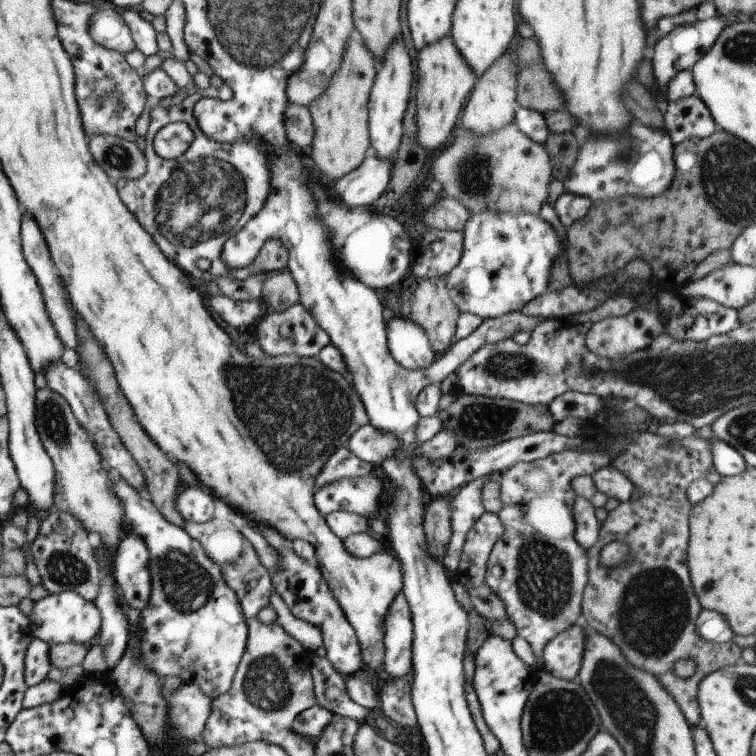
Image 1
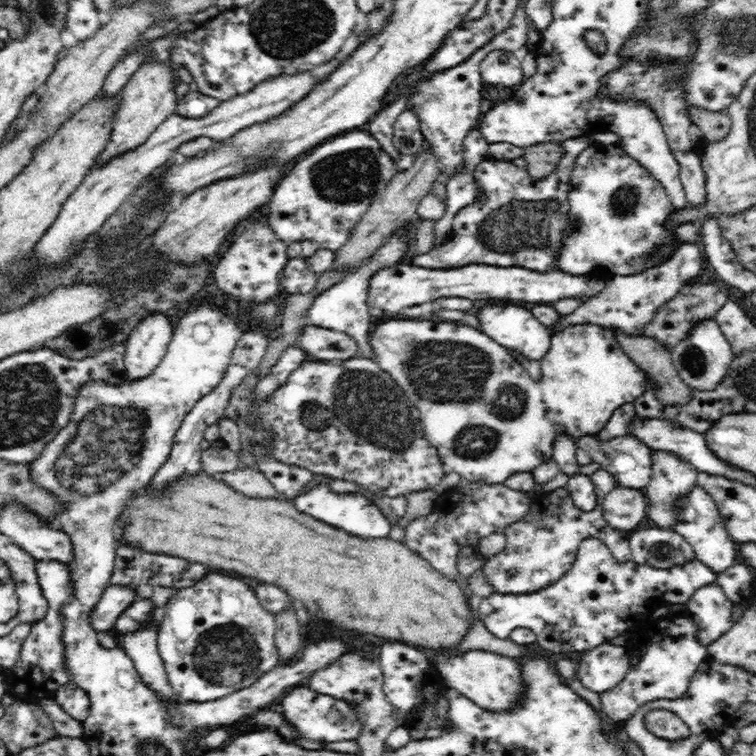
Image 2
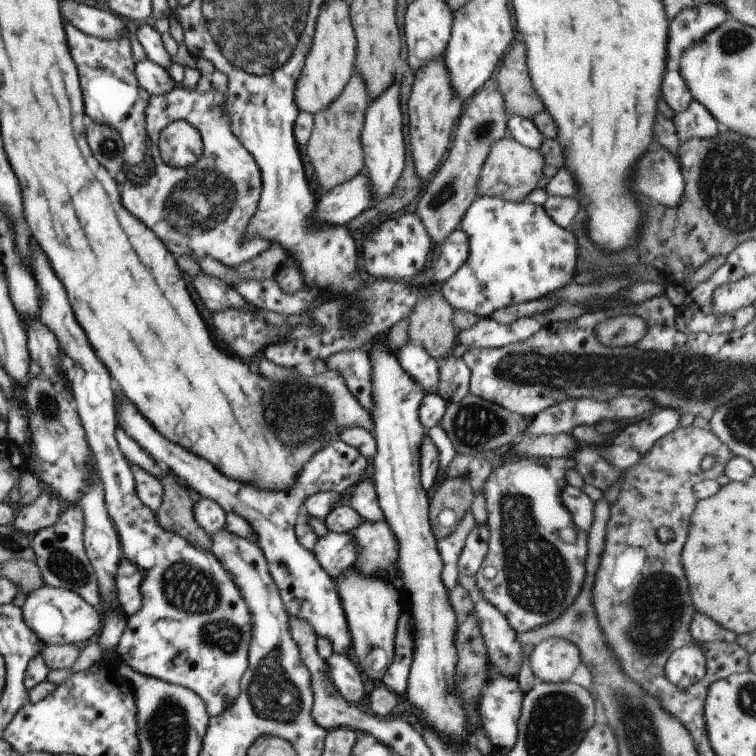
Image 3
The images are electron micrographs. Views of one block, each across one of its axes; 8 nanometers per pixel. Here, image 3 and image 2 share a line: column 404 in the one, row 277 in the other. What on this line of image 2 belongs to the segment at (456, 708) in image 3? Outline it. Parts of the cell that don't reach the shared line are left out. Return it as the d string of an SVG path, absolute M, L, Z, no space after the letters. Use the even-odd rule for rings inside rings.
M404 262L392 268L384 268L376 272L370 280L370 294L368 294L368 308L372 318L392 318L402 312L402 308L430 304L442 298L464 298L464 300L490 300L490 298L506 298L506 300L522 300L534 304L552 304L556 300L592 300L606 290L604 278L586 278L586 276L572 276L568 272L550 270L550 272L534 272L528 268L498 268L486 264L470 264L466 268L452 268L452 270L430 270L418 266L406 266Z

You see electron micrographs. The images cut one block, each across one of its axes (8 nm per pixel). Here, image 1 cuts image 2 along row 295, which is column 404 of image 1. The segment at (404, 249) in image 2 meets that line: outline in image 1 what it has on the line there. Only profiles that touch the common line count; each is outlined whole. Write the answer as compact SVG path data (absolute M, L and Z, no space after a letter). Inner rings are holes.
M389 318L385 322L387 348L393 360L405 370L425 370L435 362L435 352L431 352L427 336L423 330L409 320Z

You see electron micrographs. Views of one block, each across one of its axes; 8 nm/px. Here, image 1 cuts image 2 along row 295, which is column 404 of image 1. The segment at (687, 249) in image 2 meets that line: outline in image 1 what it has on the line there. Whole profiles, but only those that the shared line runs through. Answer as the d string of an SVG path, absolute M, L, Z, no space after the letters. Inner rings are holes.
M397 596L391 610L387 612L383 636L383 666L385 674L393 680L401 680L411 672L411 644L413 644L413 624L411 612L403 596Z

